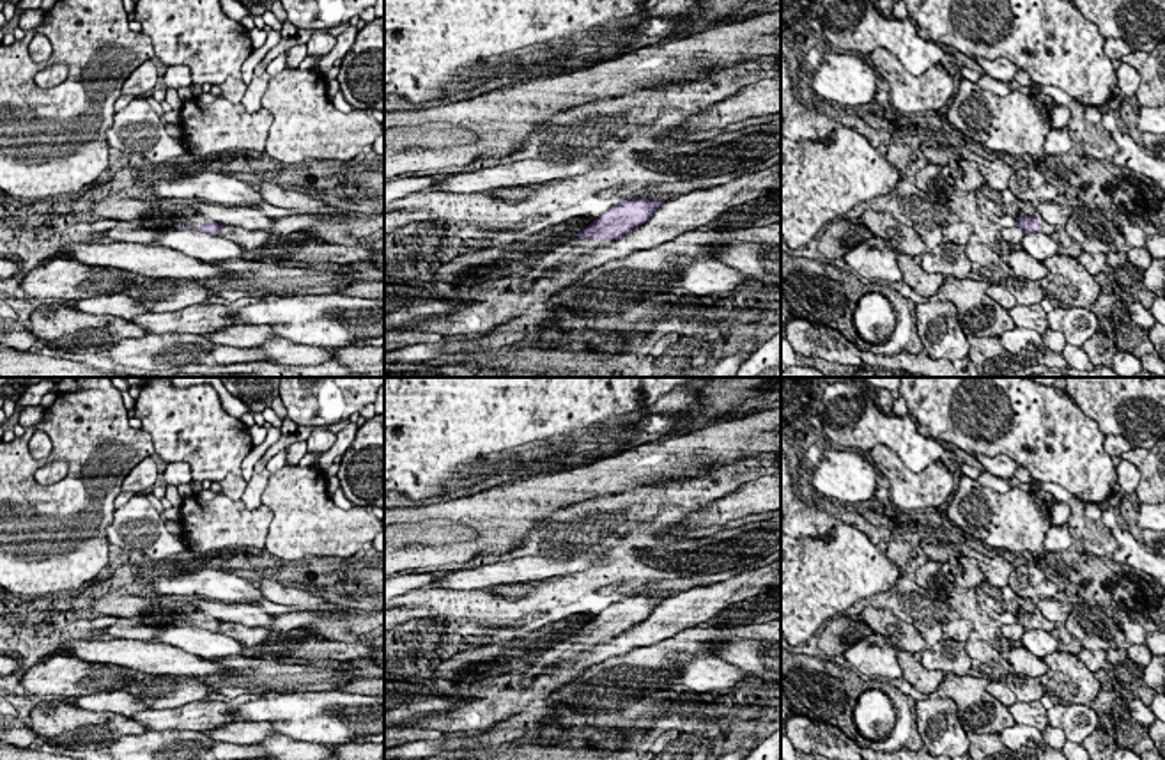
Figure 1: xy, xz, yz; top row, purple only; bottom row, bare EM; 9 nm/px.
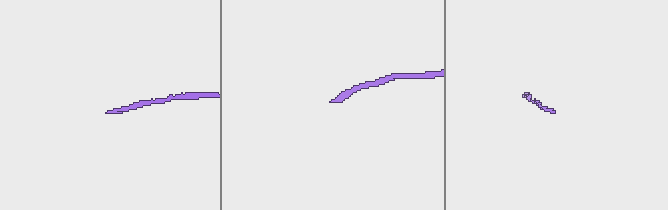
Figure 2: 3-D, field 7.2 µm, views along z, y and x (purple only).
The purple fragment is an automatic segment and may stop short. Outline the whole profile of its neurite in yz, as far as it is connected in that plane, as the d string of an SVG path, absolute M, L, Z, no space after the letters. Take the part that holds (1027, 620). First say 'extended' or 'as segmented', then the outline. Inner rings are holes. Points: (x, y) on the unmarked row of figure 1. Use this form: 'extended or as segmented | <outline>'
extended | M1036 609L1034 613L1018 613L1016 615L1016 624L1020 624L1025 631L1029 631L1029 629L1043 629L1046 632L1052 632L1057 627L1057 624L1045 618L1039 613L1039 609Z

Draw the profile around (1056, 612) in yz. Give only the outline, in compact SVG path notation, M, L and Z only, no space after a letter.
M1043 599L1036 602L1036 608L1039 609L1039 613L1048 618L1050 622L1057 624L1057 625L1064 625L1068 615L1071 613L1071 604L1062 599L1062 601L1055 601L1055 599Z

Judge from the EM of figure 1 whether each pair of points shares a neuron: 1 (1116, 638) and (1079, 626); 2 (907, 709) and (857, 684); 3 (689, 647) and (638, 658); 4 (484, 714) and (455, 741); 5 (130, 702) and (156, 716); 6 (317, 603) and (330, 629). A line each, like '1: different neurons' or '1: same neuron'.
1: same neuron
2: same neuron
3: same neuron
4: different neurons
5: different neurons
6: different neurons

